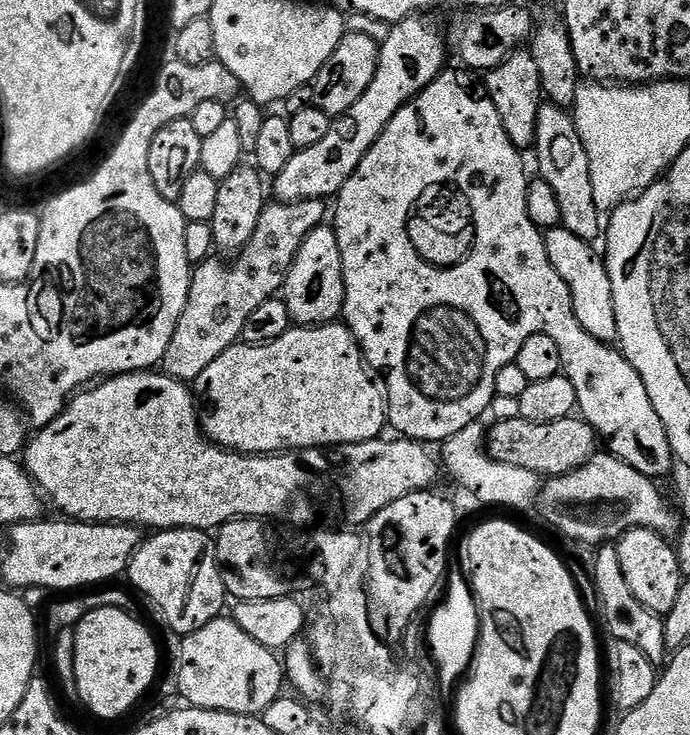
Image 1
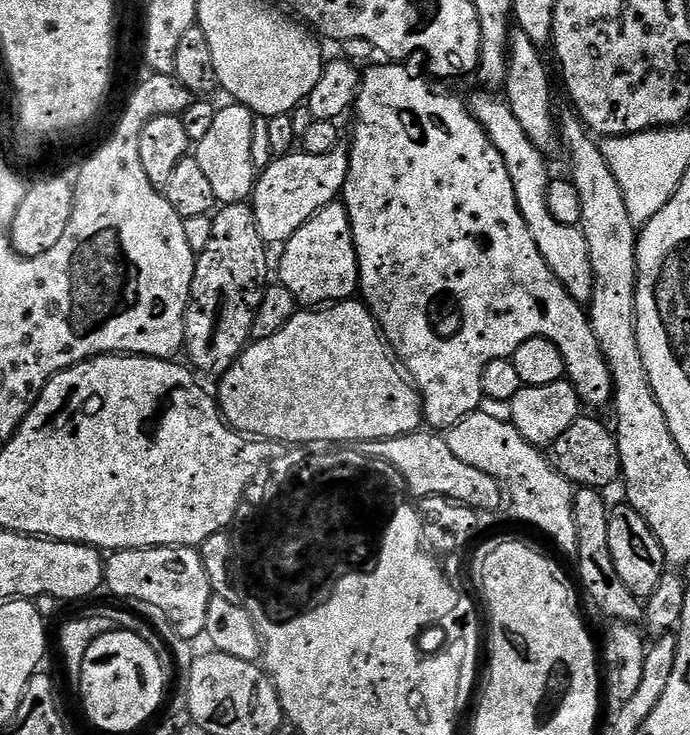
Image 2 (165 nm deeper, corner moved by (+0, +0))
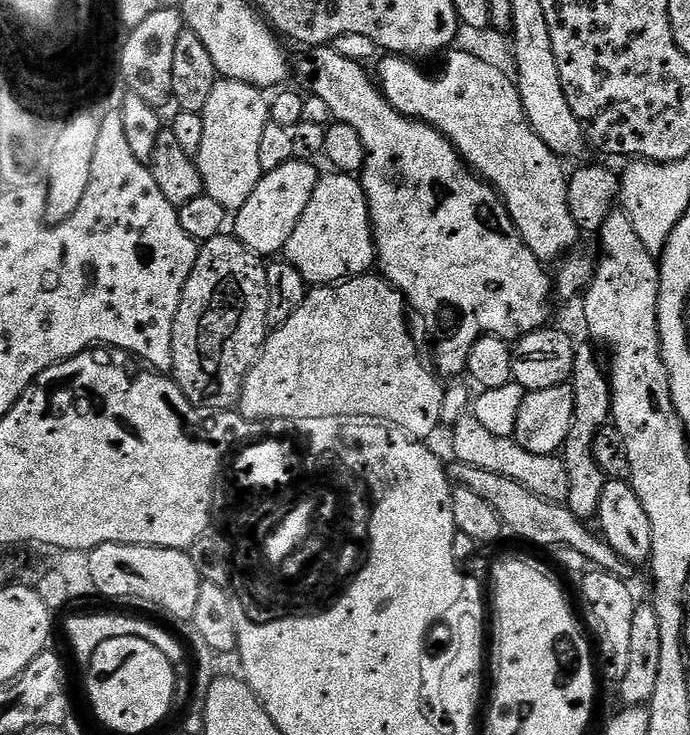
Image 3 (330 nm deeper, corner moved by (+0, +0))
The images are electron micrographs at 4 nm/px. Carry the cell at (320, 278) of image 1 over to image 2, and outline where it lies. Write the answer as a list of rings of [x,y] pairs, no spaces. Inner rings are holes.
[[[343,203],[327,204],[314,214],[282,245],[279,283],[294,294],[297,305],[327,306],[338,300],[350,300],[360,286],[360,263],[356,257],[354,234]]]

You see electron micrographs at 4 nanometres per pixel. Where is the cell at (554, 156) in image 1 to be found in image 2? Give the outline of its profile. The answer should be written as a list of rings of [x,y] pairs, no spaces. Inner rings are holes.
[[[513,27],[508,47],[510,70],[503,91],[506,93],[510,110],[514,110],[514,118],[522,122],[522,130],[526,130],[526,136],[534,142],[534,146],[538,146],[538,150],[544,153],[545,157],[552,158],[552,155],[562,148],[562,141],[558,112],[552,109],[552,76],[548,73],[548,64],[540,52],[543,51],[537,44],[530,42],[530,38],[520,27]]]

